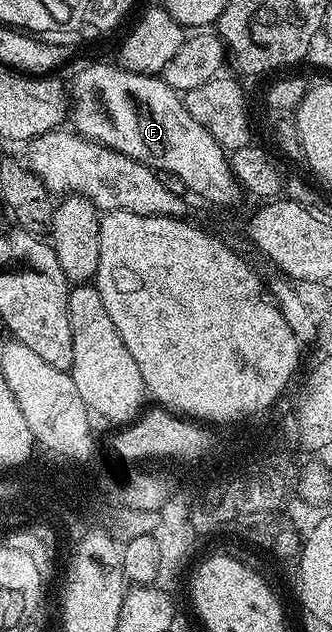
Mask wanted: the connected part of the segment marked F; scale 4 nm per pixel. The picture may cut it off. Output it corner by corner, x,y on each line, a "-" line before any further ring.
95,63
92,67
87,67
84,71
79,71
75,75
75,80
69,83
69,123
78,134
83,135
87,139
94,139
97,143
102,143
104,147
119,151
122,155
128,155
130,159
137,159
149,168
158,171
171,171
177,177
181,177
184,188
188,192
190,190
195,195
200,195
207,203
216,203
219,207
227,207
230,203
235,203
241,196
241,188
239,180
235,178
234,171
231,170
231,160
228,152
224,151
222,145
213,137
213,133
209,133
209,129
205,129
205,125
201,125
201,121
196,121
189,113
184,96
180,92
171,88
166,81
159,75
142,75
141,73
133,73
126,71
121,65
111,63

